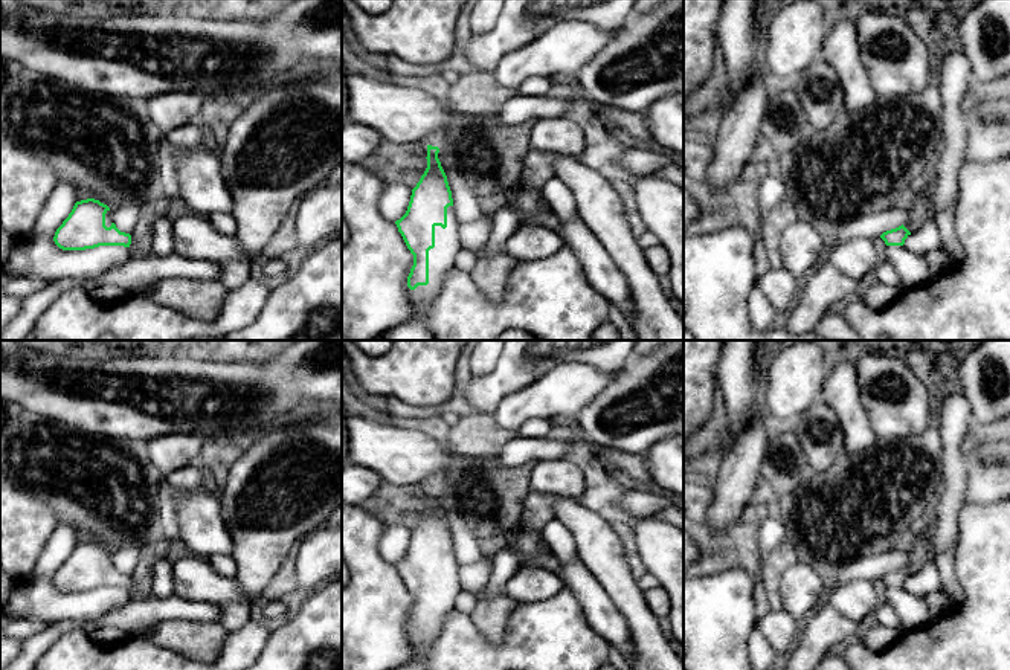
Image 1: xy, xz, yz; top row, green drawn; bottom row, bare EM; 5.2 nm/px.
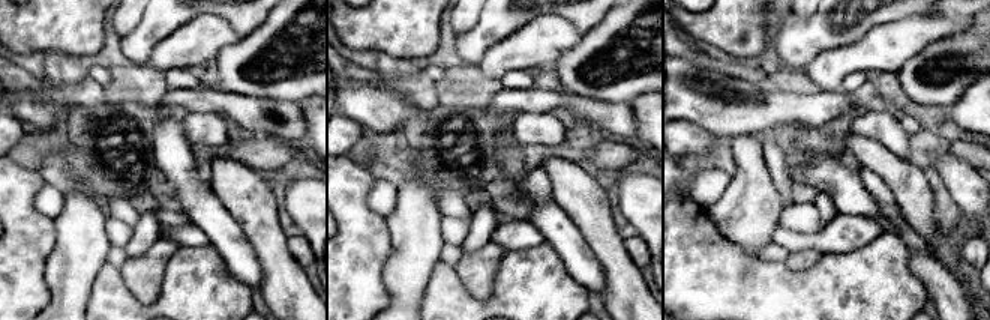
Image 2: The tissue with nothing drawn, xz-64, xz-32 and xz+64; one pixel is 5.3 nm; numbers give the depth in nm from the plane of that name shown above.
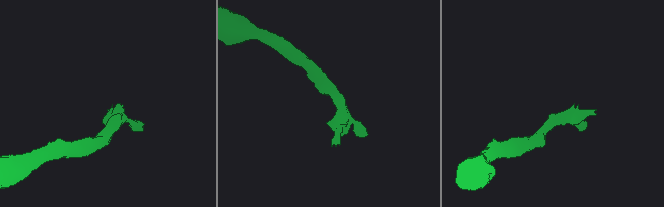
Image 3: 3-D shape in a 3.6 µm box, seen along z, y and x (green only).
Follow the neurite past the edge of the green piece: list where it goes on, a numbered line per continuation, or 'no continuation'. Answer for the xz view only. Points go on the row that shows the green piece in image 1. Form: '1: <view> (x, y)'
1: xz (441, 258)

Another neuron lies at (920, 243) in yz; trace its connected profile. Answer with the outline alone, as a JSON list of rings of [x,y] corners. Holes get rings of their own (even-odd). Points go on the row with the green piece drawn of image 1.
[[[928,223],[918,232],[908,235],[903,246],[920,256],[926,256],[931,250],[938,249],[940,234],[935,223]]]

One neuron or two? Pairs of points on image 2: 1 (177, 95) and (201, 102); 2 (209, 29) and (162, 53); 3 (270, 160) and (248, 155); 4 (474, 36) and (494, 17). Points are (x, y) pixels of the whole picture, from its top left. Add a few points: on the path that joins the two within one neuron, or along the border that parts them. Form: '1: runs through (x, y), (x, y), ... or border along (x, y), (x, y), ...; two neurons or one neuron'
1: runs through (183, 98), (195, 99); one neuron
2: runs through (197, 41), (174, 51); one neuron
3: runs through (264, 155), (254, 155); one neuron
4: runs through (479, 32), (489, 21); one neuron

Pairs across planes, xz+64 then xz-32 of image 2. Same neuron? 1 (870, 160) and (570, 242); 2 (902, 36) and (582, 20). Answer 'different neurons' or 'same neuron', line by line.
1: different neurons
2: different neurons

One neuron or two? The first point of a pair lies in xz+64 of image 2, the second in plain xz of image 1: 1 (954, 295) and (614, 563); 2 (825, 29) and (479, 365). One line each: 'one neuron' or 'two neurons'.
1: two neurons
2: two neurons

